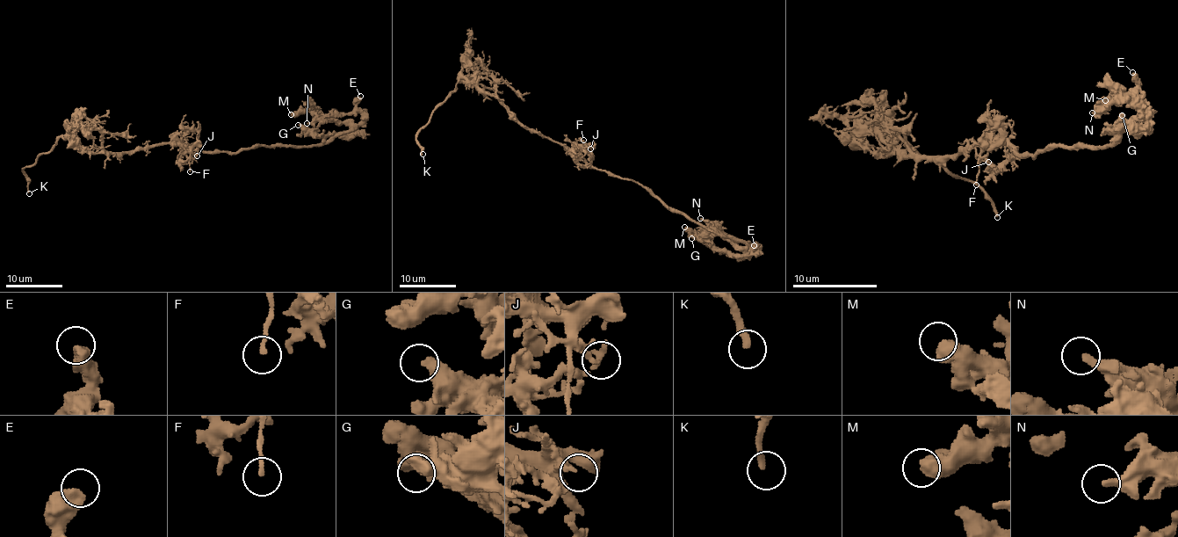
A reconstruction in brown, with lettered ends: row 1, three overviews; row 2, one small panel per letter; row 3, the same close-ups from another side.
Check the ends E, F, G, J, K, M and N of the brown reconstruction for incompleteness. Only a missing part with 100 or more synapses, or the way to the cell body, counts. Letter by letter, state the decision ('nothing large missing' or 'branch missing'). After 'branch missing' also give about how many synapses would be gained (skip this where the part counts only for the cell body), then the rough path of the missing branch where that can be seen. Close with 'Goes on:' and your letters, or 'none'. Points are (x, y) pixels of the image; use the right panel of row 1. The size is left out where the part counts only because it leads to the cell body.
E: nothing large missing
F: nothing large missing
G: nothing large missing
J: nothing large missing
K: branch missing | (997, 217), (997, 238), (1020, 253), (1041, 272), (1045, 270)
M: nothing large missing
N: nothing large missing
Goes on: K

